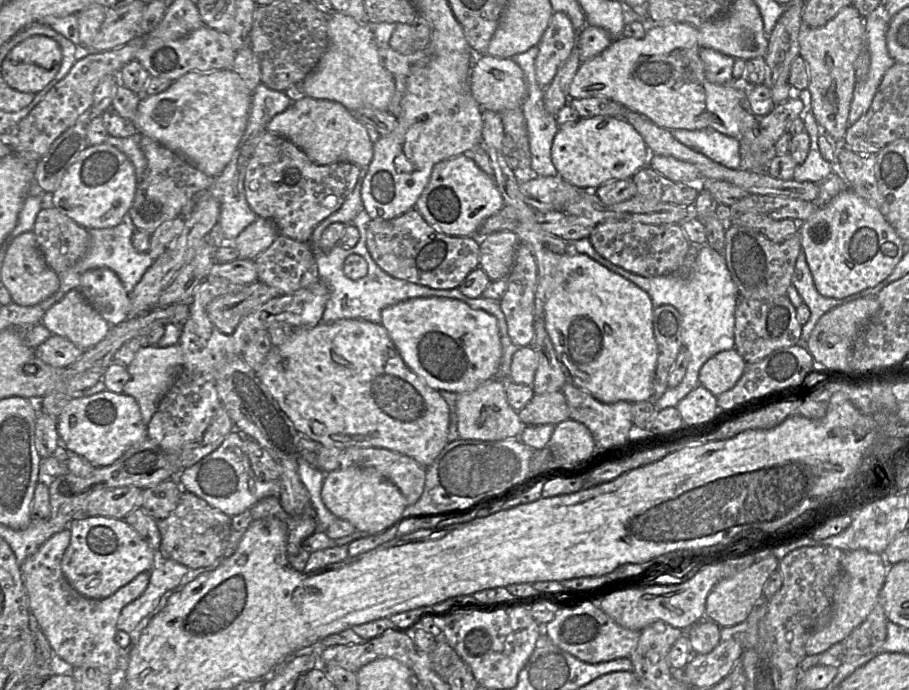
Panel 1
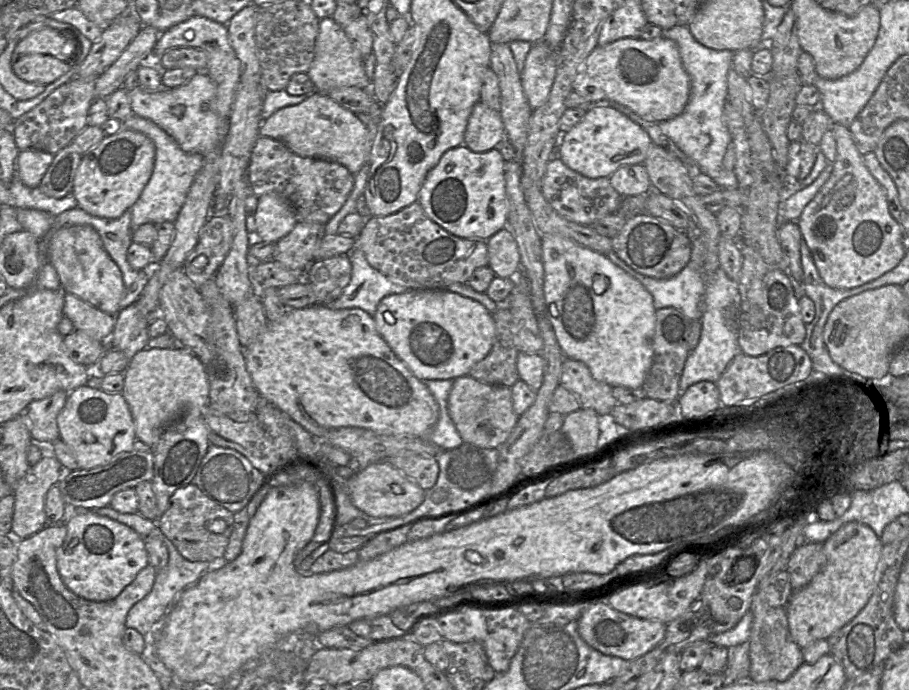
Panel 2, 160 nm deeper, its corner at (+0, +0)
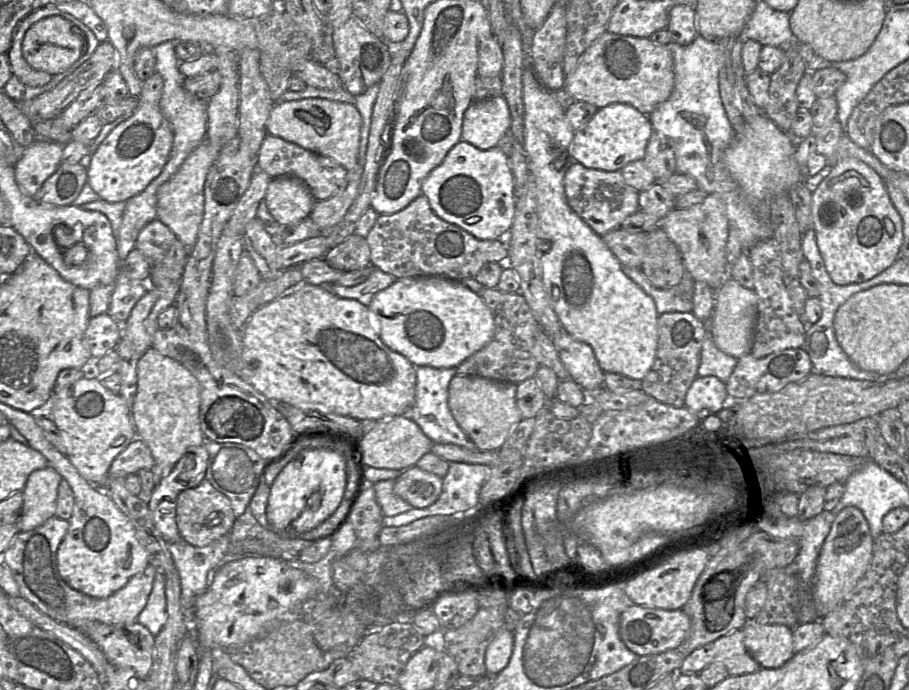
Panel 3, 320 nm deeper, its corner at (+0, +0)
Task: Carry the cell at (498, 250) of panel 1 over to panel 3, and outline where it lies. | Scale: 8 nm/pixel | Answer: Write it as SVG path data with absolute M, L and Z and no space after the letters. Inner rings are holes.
M461 139L423 180L421 194L446 222L479 240L499 239L508 246L515 215L515 184L509 158L498 146L481 150Z

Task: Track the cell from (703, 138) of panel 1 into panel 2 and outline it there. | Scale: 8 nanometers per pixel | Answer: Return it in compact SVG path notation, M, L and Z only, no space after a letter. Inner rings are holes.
M676 25L663 30L662 37L675 41L678 46L682 65L690 78L690 96L680 115L659 123L661 131L720 188L738 187L734 171L723 166L723 158L731 143L724 121L724 106L727 102L728 71L735 53L705 47L693 37L688 26Z

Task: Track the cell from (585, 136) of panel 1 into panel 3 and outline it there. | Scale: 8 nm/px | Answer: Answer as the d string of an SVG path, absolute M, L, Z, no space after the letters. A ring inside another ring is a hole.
M612 103L598 108L589 122L574 132L569 146L573 161L591 169L620 171L628 163L642 160L653 132L649 117L625 103Z

